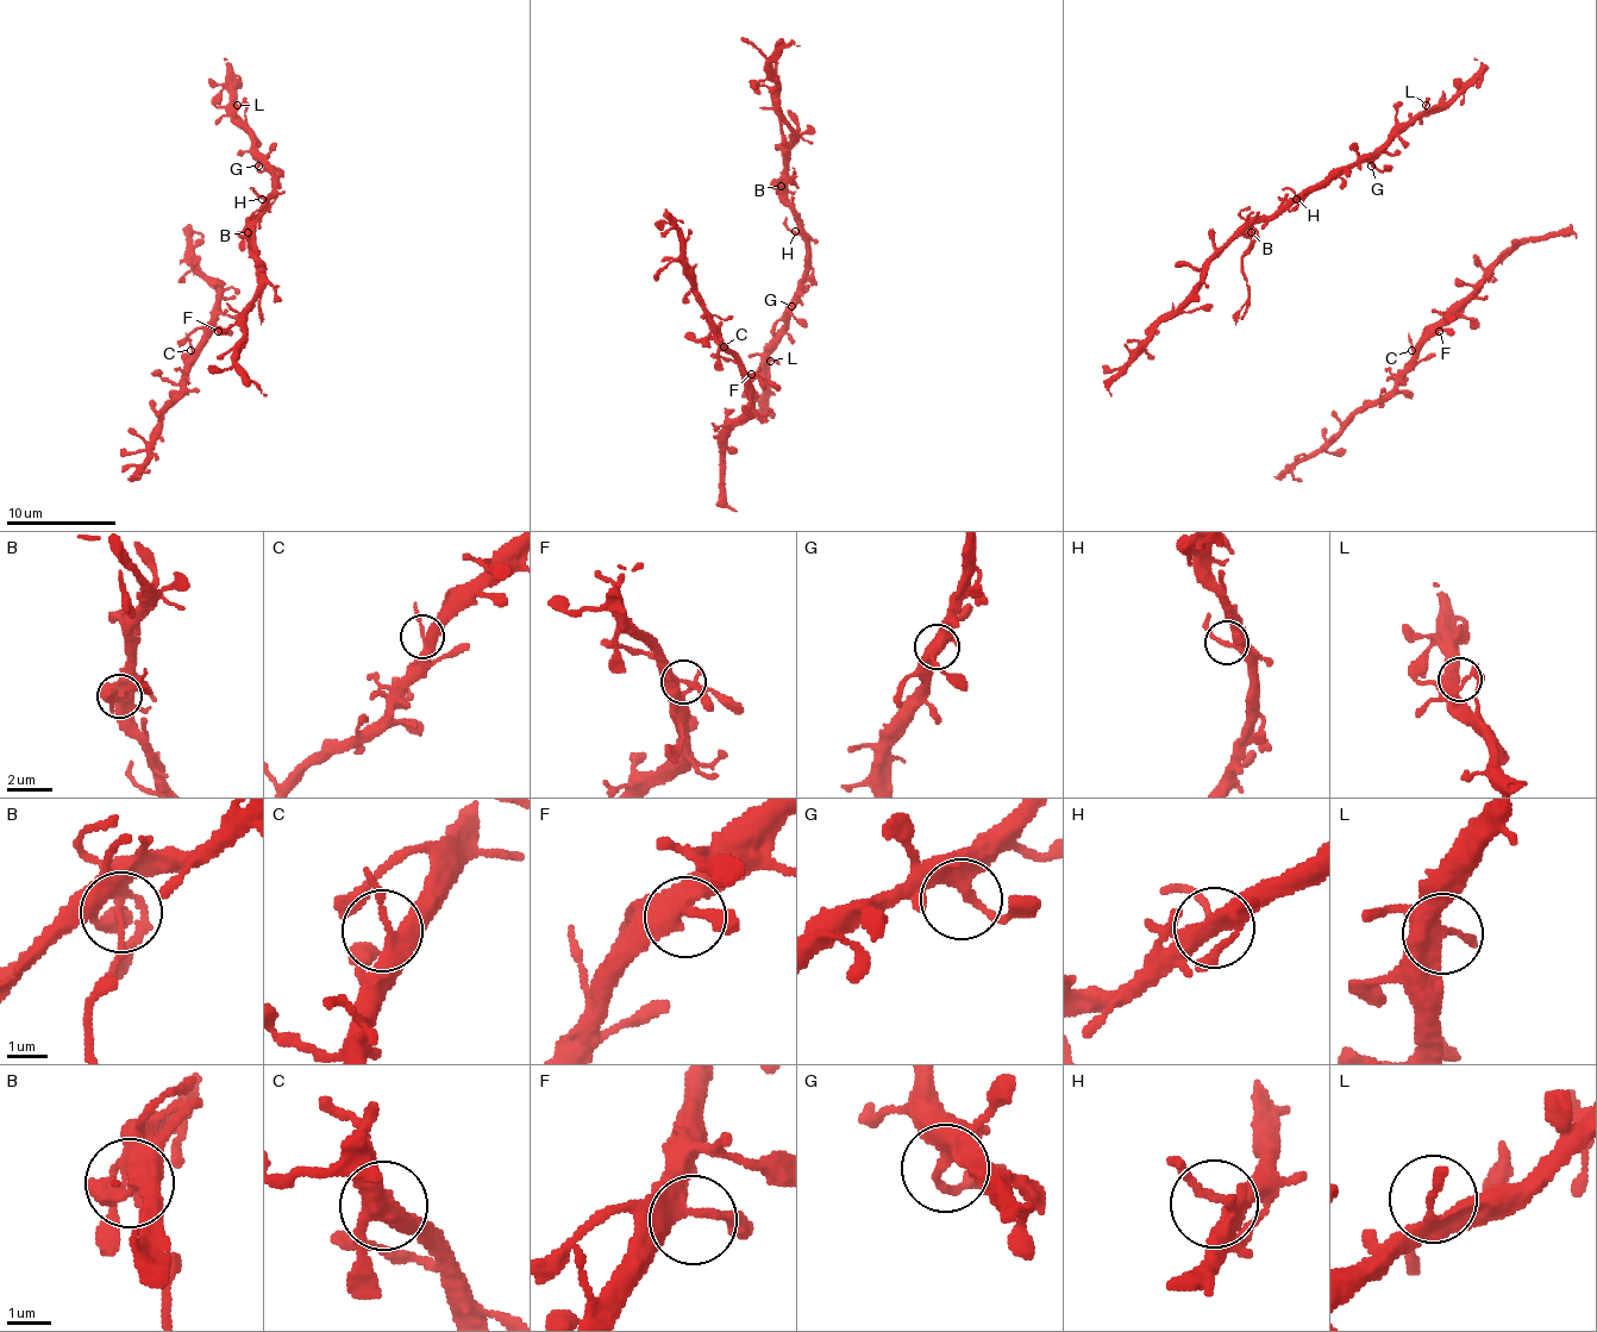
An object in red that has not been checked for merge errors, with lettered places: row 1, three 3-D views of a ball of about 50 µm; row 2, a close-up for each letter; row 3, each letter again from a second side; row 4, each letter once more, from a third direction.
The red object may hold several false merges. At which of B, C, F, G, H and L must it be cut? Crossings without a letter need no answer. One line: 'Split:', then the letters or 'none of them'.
Split: B

